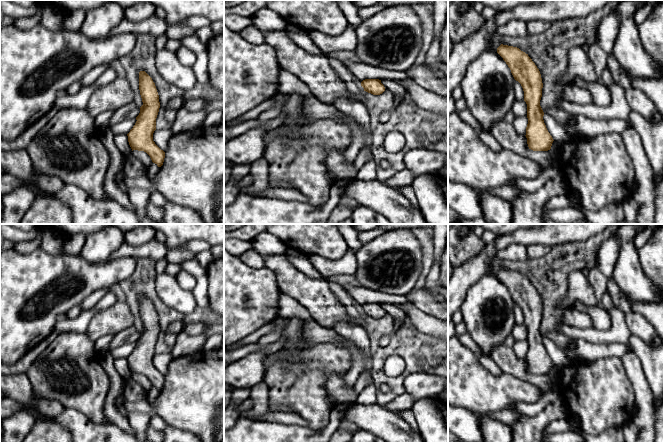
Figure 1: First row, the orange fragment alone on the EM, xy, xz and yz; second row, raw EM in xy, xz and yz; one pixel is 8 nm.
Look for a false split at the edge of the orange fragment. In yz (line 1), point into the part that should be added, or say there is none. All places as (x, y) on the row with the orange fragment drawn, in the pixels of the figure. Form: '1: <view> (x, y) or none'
1: none

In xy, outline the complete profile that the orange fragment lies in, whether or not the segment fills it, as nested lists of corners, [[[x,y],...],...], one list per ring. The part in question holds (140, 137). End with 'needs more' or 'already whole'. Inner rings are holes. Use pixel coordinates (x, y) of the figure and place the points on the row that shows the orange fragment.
[[[139,72],[139,90],[143,105],[136,117],[136,123],[127,134],[129,145],[133,150],[146,152],[153,163],[161,167],[165,152],[153,141],[156,130],[156,118],[160,108],[159,95],[152,78],[145,72]]]; already whole

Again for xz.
[[[365,79],[361,82],[364,91],[373,95],[380,95],[385,91],[384,85],[379,79]]]; already whole

